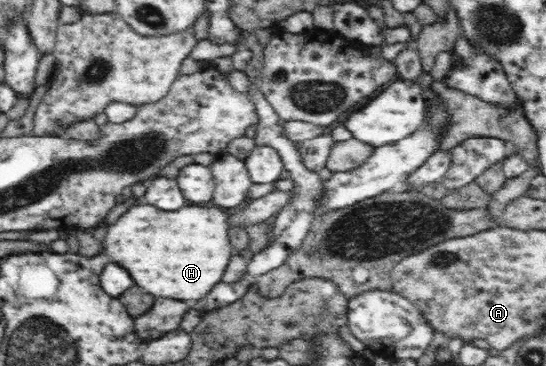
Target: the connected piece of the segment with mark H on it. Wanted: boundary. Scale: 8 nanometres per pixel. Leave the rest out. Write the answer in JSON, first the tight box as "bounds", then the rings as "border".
{"bounds":[103,190,292,300],"border":[[[274,190],[257,199],[249,199],[243,208],[235,208],[233,212],[223,210],[223,207],[203,207],[195,204],[185,204],[175,212],[165,212],[156,206],[145,202],[127,208],[125,214],[120,216],[115,224],[109,225],[107,236],[103,241],[104,254],[111,263],[117,262],[119,266],[127,268],[145,292],[153,296],[167,296],[173,300],[201,300],[217,284],[227,268],[228,262],[235,253],[229,240],[229,230],[232,227],[246,228],[259,220],[272,220],[275,215],[290,201],[292,190]]]}

